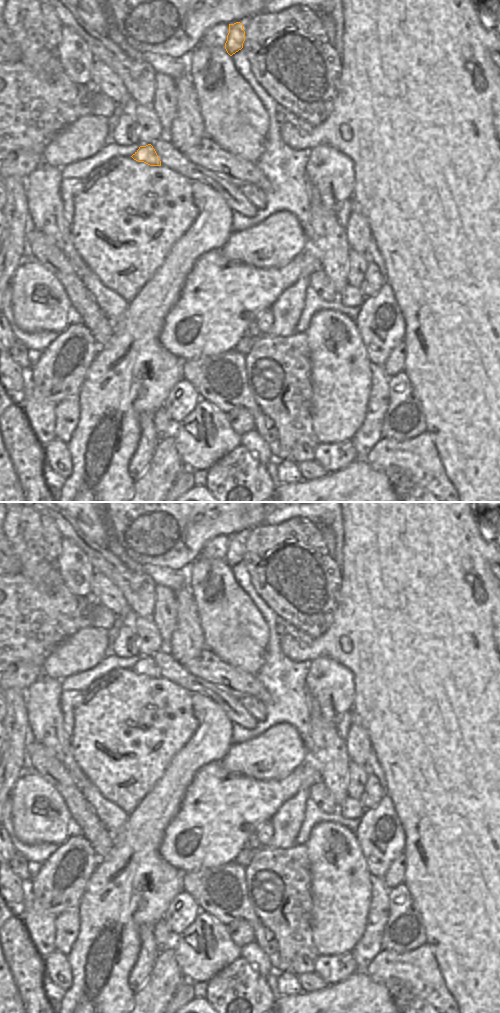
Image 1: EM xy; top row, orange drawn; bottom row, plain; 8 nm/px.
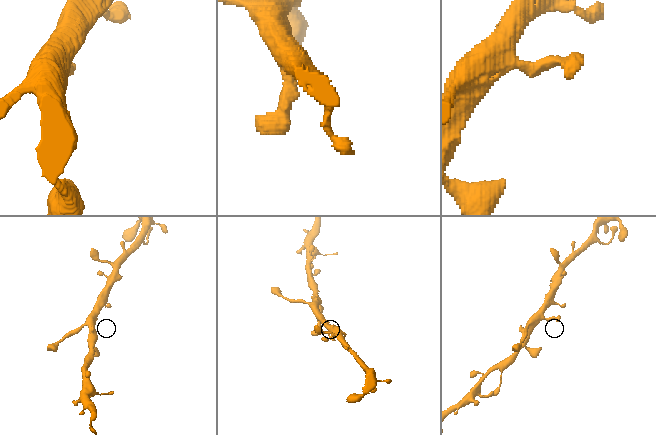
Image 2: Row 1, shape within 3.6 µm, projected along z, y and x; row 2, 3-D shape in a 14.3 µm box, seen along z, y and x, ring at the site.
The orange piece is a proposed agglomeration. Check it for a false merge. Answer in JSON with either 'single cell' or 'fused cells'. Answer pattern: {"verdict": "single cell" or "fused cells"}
{"verdict": "single cell"}

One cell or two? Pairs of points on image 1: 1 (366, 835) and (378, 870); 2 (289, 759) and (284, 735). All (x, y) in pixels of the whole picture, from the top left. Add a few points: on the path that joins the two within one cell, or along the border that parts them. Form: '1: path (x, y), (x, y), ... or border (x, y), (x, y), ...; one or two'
1: path (370, 844), (375, 849), (375, 861); one
2: path (284, 753), (284, 741); one

